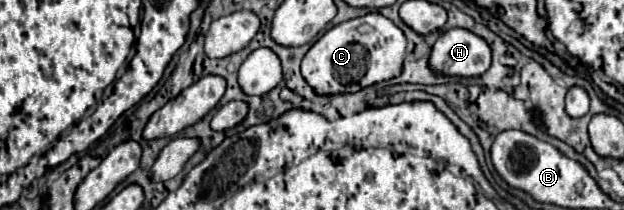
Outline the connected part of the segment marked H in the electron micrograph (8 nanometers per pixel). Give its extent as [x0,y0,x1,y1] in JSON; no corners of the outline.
[431,28,491,76]

